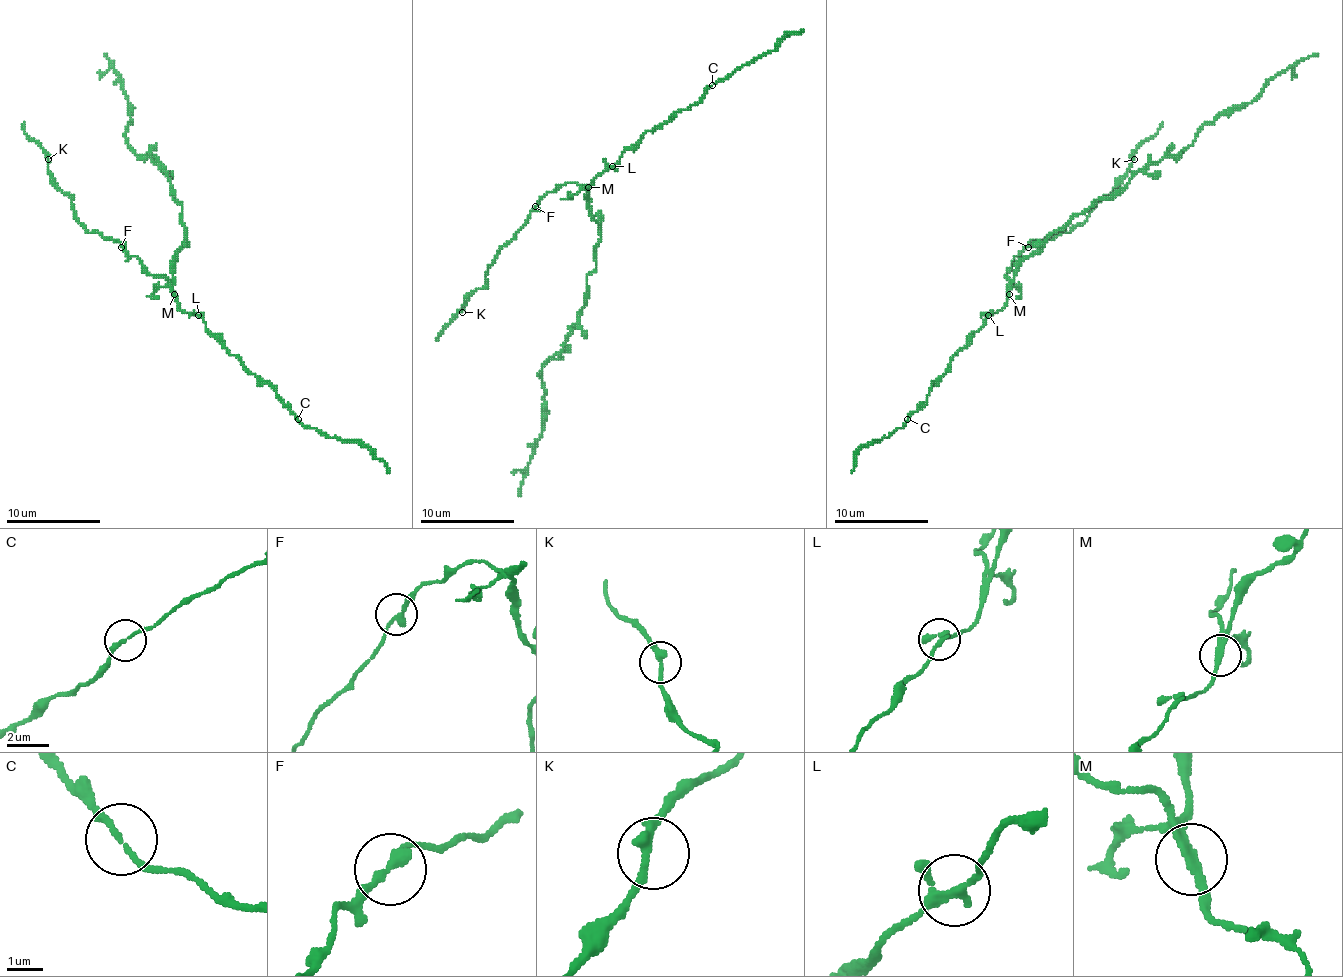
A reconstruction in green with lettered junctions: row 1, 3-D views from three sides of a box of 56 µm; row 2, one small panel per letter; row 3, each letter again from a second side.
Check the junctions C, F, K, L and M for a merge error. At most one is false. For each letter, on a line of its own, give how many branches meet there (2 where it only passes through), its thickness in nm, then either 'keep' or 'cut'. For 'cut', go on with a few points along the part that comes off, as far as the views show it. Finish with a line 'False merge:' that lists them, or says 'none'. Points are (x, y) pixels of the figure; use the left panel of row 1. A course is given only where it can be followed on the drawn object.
C: branches 2; calibre 150 nm; keep
F: branches 2; calibre 280 nm; keep
K: branches 2; calibre 280 nm; keep
L: branches 3; calibre 240 nm; keep
M: branches 2; calibre 280 nm; cut; course (175, 294), (175, 254), (187, 235), (182, 207), (154, 159), (140, 157), (128, 145), (130, 103), (104, 53)
False merge: M

